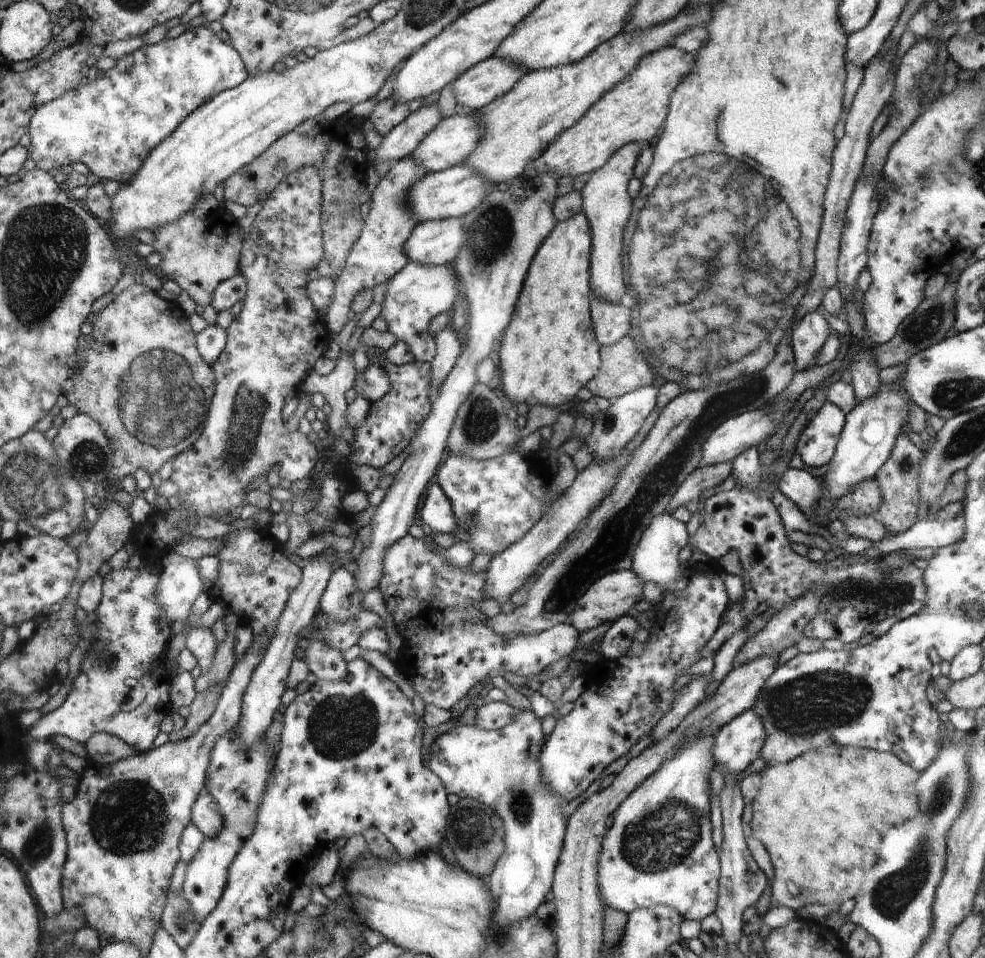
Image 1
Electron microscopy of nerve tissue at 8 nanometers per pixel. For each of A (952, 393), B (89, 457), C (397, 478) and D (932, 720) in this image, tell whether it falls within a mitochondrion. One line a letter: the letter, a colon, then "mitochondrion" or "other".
A: mitochondrion
B: mitochondrion
C: other
D: other

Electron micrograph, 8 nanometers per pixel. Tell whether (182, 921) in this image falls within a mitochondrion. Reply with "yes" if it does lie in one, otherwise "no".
yes

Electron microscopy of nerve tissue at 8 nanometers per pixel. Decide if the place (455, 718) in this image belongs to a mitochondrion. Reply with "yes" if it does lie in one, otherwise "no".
no

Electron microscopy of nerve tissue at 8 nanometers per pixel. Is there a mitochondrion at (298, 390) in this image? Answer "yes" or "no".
no

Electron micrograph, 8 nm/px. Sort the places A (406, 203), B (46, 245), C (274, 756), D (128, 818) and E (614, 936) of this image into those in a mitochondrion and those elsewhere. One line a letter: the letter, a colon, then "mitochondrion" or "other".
A: other
B: mitochondrion
C: other
D: mitochondrion
E: mitochondrion

